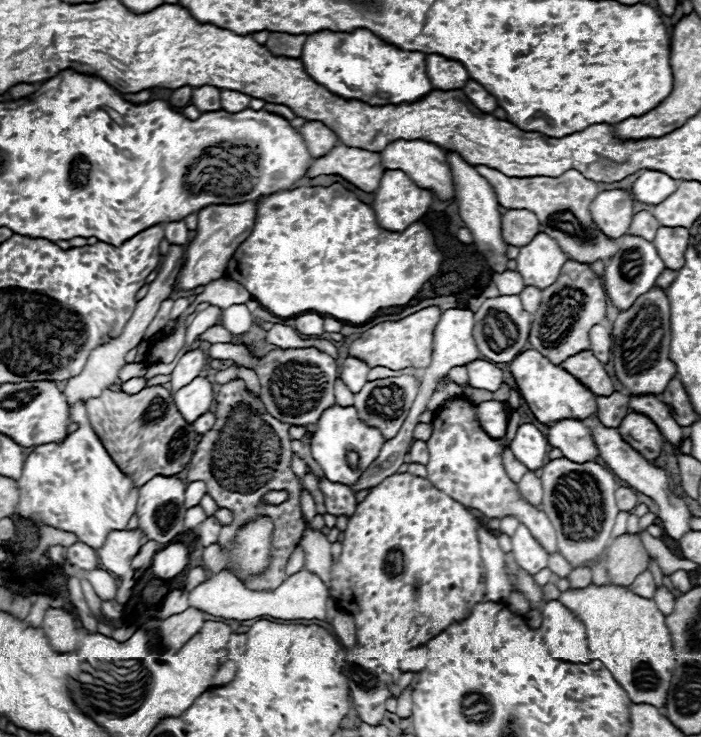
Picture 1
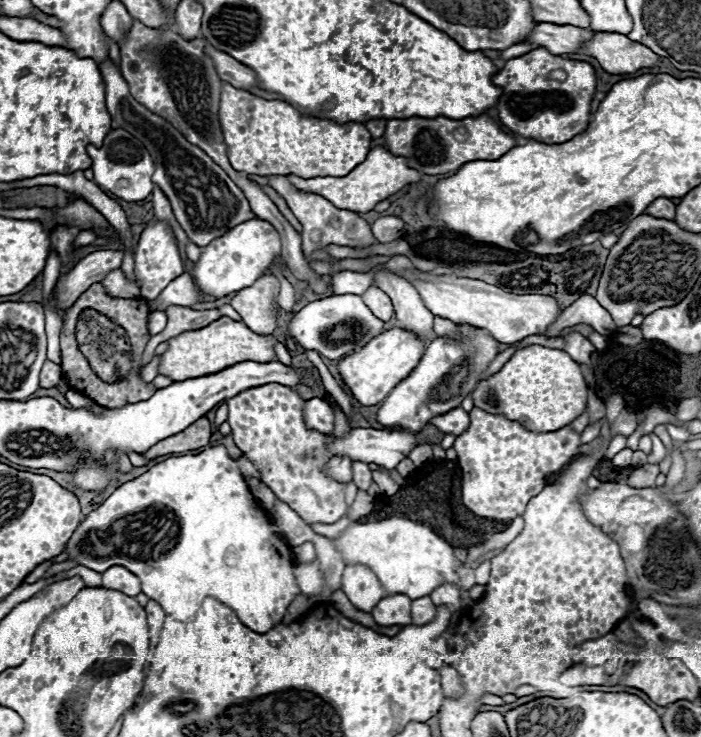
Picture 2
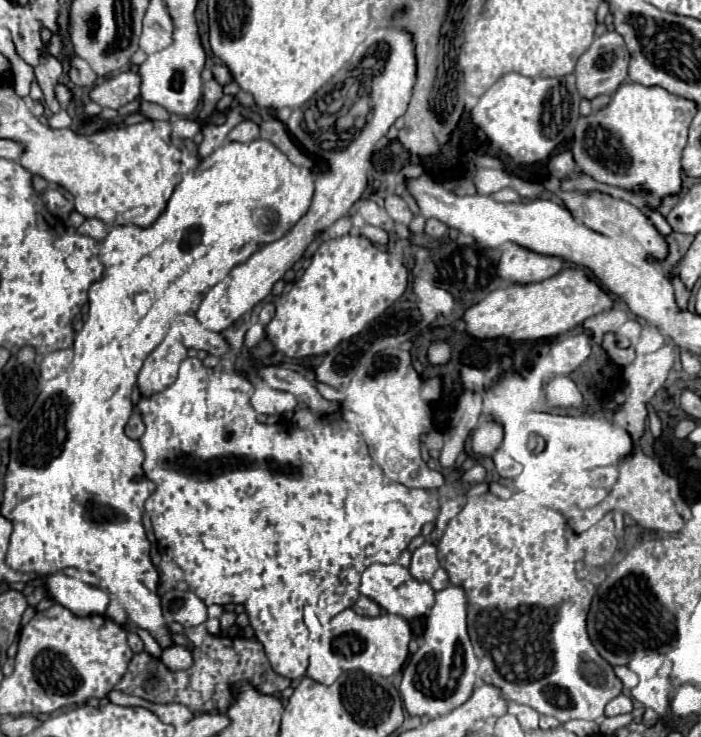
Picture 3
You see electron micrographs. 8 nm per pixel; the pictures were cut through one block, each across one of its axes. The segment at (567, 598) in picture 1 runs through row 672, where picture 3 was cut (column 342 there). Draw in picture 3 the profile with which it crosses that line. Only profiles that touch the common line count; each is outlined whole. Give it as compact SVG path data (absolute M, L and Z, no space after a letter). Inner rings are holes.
M306 606L304 622L310 630L312 640L316 642L306 676L320 684L332 684L342 672L348 670L362 670L366 674L388 678L400 672L408 658L408 644L412 638L412 630L408 620L404 620L402 616L380 614L376 618L366 618L358 616L354 610L348 608L338 616L334 616L326 626L320 626L310 606Z

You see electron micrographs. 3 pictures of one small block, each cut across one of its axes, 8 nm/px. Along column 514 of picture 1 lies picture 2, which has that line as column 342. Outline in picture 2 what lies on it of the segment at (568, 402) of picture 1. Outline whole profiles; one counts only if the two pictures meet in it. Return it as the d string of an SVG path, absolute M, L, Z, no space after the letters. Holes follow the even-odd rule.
M392 328L382 332L380 336L372 338L366 346L362 346L358 352L352 352L344 358L338 360L338 372L348 386L350 394L362 404L362 406L376 406L380 404L390 390L396 386L396 382L404 380L420 362L424 354L424 346L428 342L418 340L414 334L402 330L402 328Z

